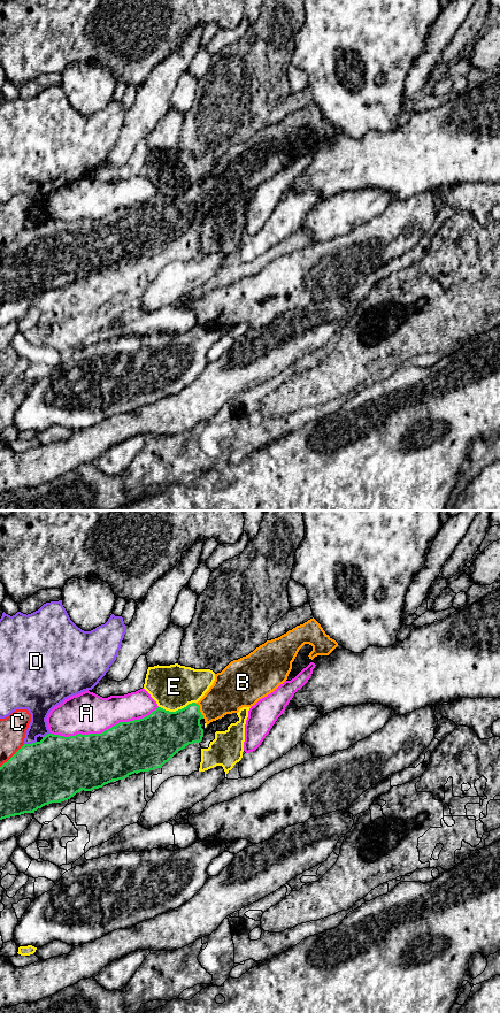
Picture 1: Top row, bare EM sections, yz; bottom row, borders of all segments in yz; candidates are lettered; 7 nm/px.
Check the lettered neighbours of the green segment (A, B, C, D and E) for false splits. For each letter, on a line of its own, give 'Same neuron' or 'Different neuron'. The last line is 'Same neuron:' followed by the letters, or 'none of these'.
A: Different neuron
B: Same neuron
C: Different neuron
D: Different neuron
E: Different neuron
Same neuron: B

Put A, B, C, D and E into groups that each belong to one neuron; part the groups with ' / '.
A / B / C / D / E

